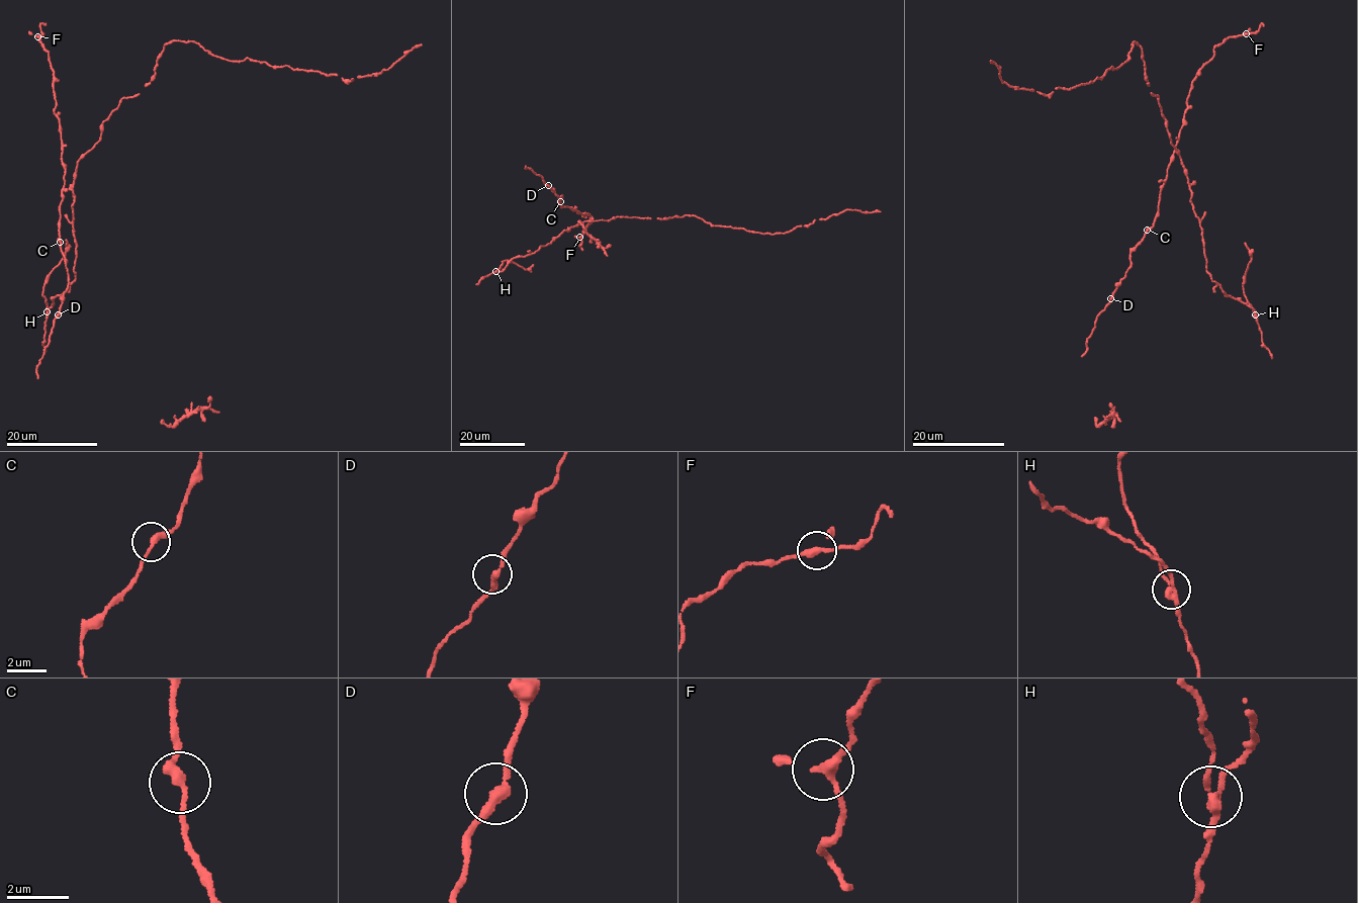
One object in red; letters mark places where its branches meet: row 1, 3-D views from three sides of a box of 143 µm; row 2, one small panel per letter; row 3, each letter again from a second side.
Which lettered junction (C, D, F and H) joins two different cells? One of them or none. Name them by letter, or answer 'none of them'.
H

